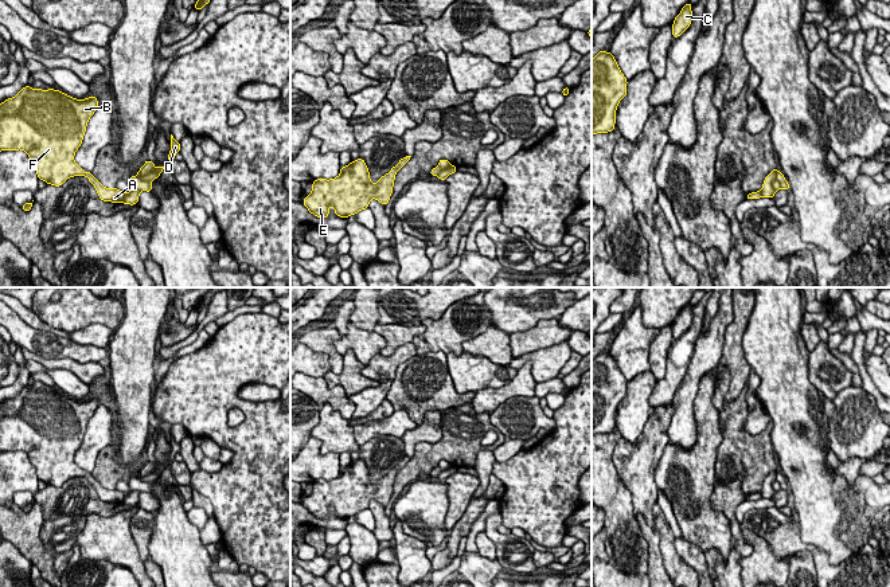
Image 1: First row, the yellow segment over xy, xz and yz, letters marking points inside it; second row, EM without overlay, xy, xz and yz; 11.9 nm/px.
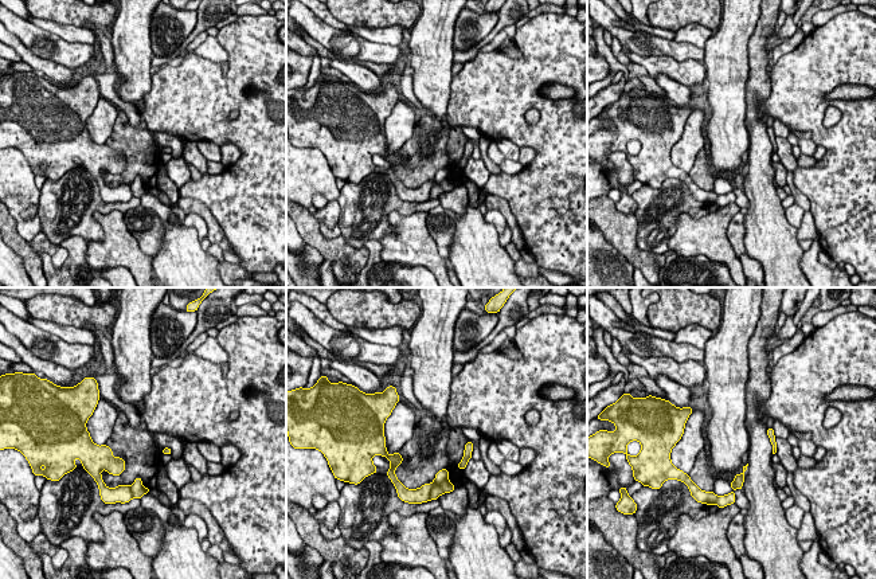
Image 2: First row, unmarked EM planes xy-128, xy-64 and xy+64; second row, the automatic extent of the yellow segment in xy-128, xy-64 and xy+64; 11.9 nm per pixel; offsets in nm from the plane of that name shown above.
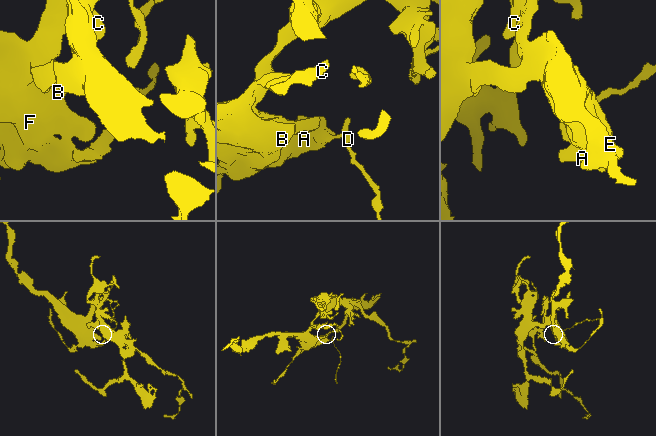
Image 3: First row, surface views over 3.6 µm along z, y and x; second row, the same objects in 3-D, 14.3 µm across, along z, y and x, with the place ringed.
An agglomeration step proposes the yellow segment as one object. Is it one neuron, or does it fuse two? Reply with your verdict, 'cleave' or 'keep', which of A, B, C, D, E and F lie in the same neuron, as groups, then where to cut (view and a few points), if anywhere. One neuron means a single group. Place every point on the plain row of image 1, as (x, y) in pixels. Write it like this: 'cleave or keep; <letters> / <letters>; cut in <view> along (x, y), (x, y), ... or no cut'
cleave; A B C E F / D; cut in xy along (136, 477), (149, 482)

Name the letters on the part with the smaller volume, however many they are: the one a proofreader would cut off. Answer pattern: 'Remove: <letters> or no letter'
Remove: D

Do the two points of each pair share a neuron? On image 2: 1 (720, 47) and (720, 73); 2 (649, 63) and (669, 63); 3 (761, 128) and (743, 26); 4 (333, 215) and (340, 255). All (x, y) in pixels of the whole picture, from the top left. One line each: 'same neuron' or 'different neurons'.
1: same neuron
2: same neuron
3: different neurons
4: same neuron

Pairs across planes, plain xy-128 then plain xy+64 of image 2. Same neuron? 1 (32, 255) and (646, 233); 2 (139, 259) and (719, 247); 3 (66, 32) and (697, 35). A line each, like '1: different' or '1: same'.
1: different
2: same
3: same

